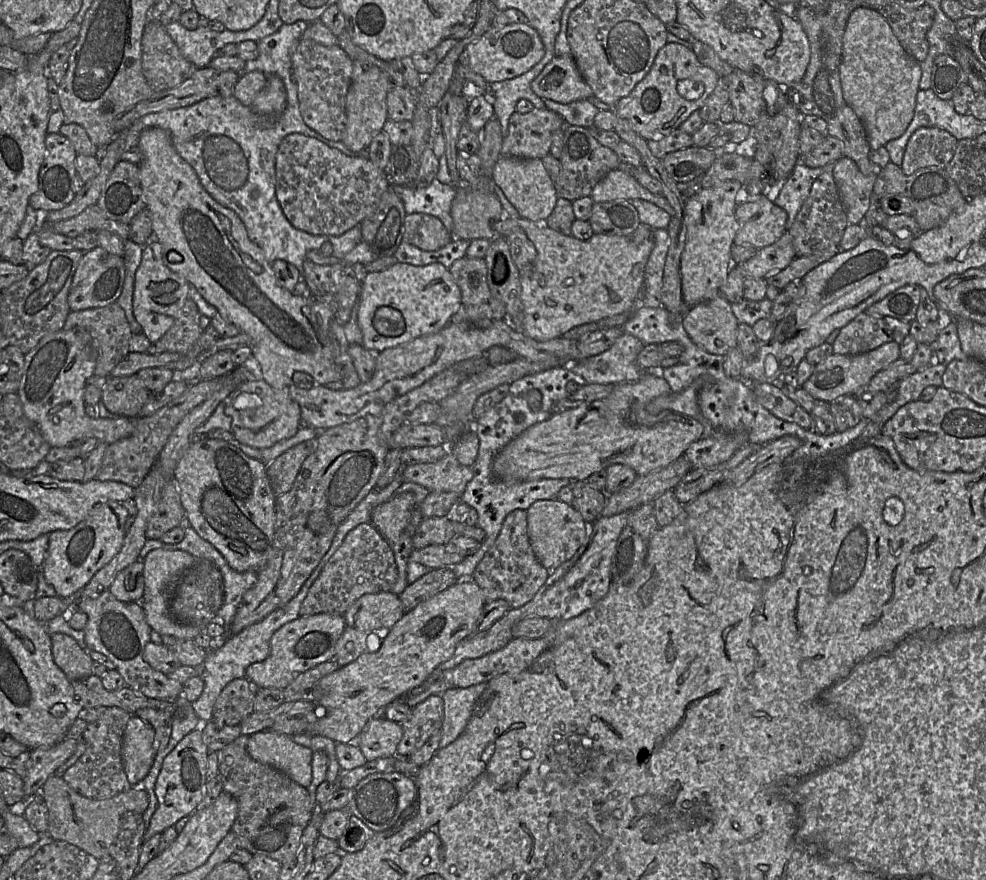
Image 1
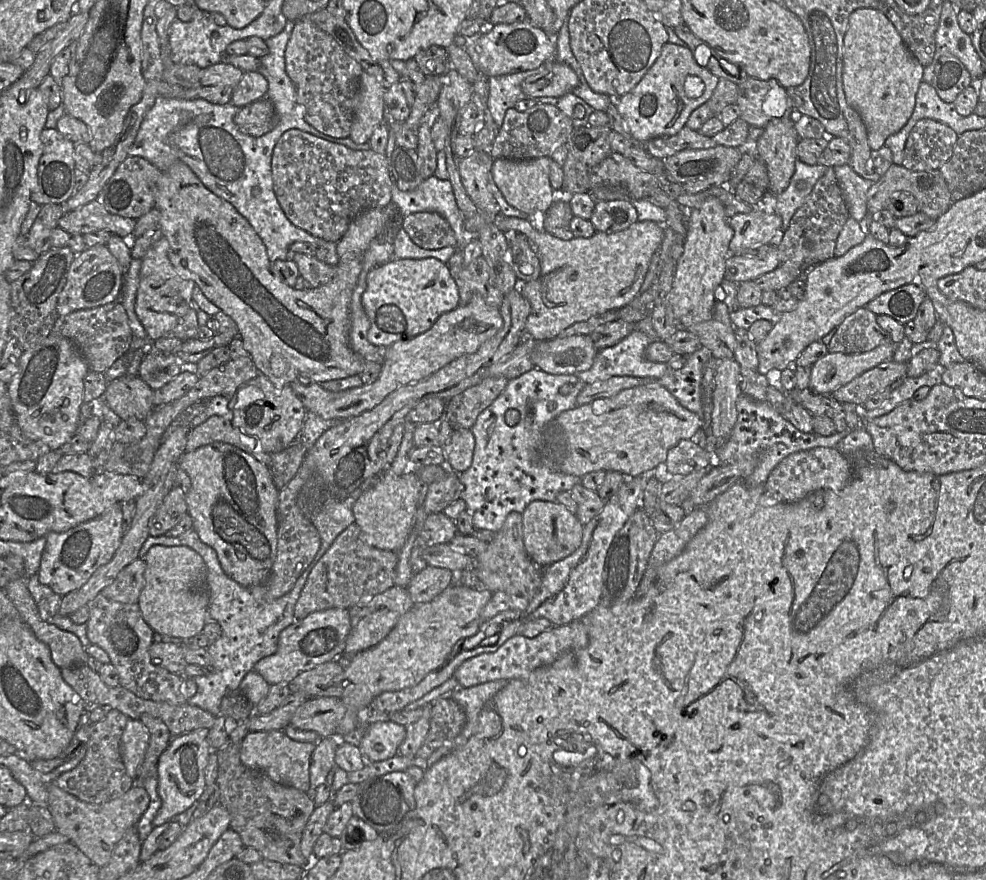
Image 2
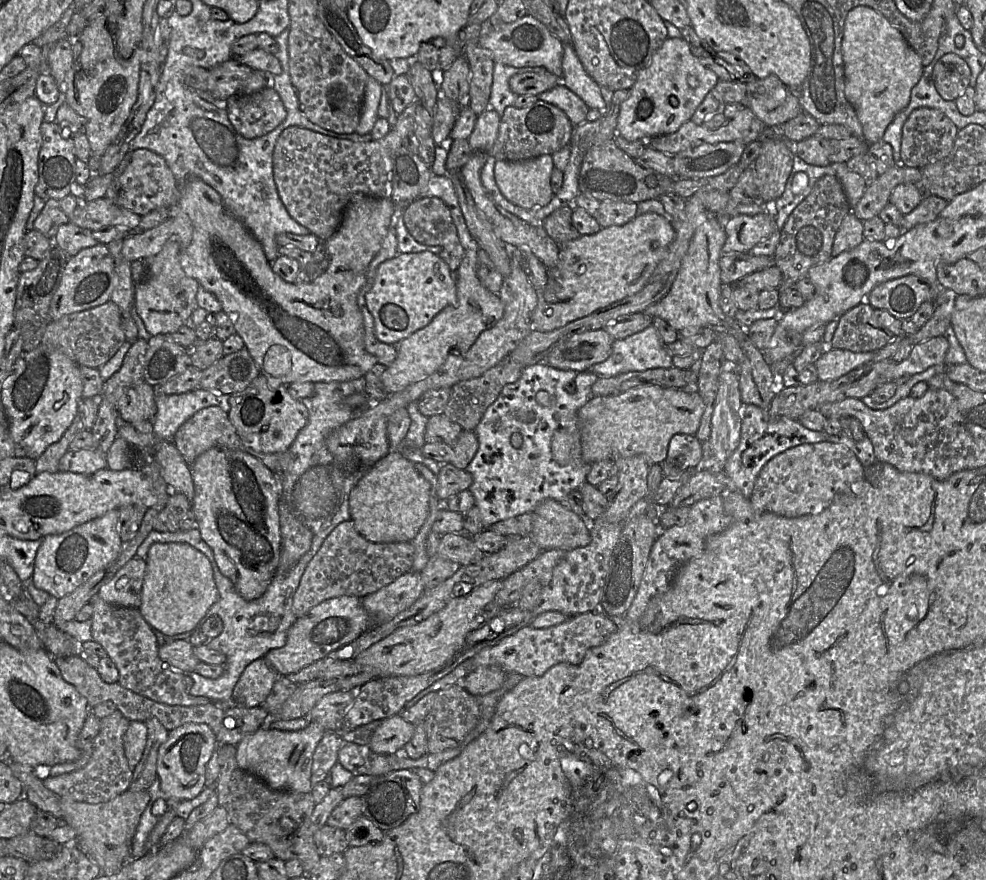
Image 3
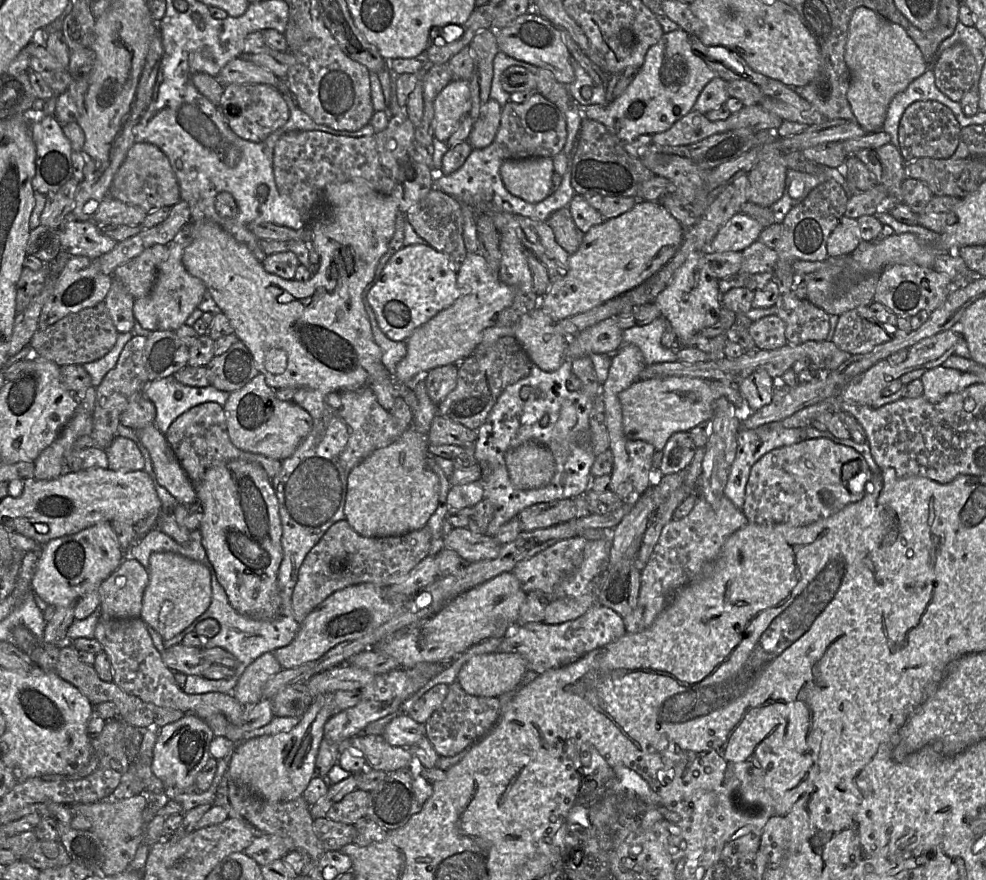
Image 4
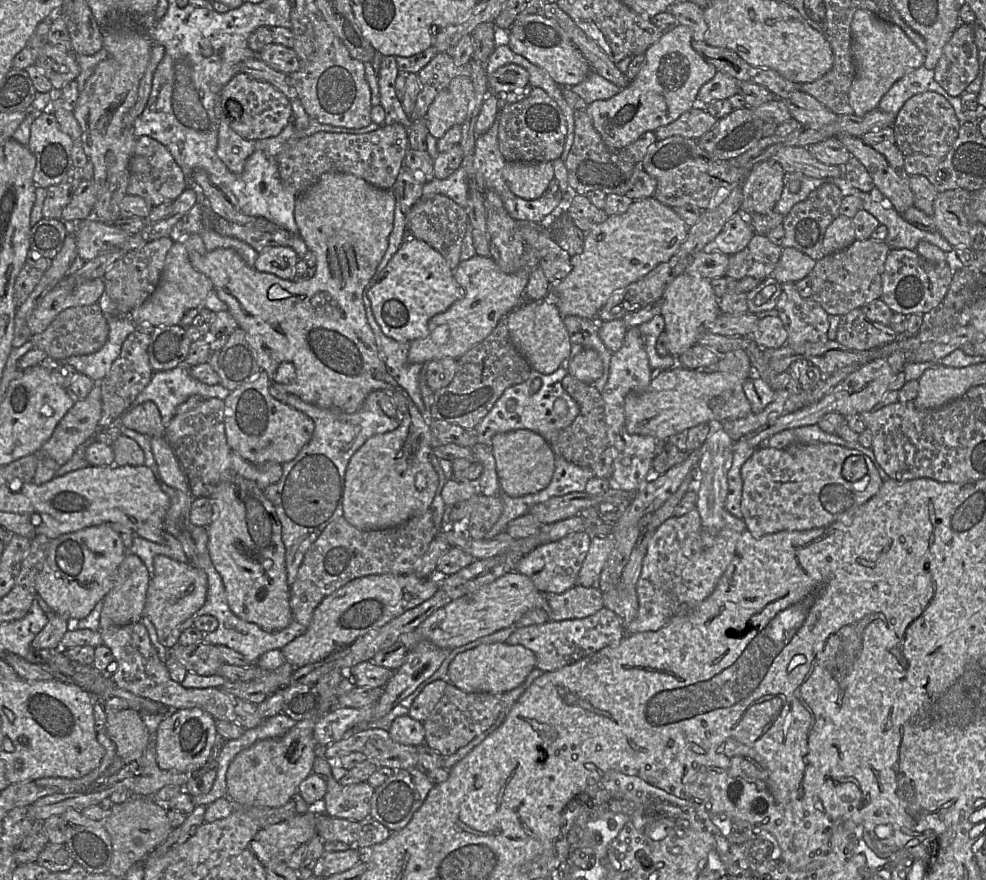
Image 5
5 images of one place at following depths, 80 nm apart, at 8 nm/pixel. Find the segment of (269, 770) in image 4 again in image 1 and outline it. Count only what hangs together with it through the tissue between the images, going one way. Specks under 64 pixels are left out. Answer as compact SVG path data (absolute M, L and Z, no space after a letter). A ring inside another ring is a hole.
M271 730L257 732L249 736L247 751L254 760L276 768L299 785L308 788L311 784L313 751L308 747L295 743L291 736Z

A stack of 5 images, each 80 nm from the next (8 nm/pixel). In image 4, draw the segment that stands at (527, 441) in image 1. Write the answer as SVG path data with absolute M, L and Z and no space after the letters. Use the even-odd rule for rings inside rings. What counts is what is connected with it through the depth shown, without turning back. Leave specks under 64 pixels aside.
M686 376L638 380L619 394L623 433L630 440L645 441L655 450L663 451L672 434L689 432L701 422L711 420L719 398L726 397L734 405L741 404L743 398L738 385L739 383L730 383L728 380Z

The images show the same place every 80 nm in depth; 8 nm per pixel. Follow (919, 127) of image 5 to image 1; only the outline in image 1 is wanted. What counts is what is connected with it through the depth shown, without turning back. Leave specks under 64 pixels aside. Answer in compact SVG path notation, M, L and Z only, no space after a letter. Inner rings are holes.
M921 127L909 138L901 168L911 175L925 167L942 167L952 160L958 140L946 130Z

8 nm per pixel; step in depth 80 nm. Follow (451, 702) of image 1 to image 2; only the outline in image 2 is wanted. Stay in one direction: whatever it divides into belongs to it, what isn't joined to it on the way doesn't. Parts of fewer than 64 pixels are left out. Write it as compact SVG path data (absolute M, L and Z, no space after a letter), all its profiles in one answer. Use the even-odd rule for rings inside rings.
M503 679L478 684L469 688L458 687L449 694L464 709L467 722L456 738L446 742L430 755L427 759L428 767L468 741L478 725L478 716L484 704L501 690L507 682L508 680Z

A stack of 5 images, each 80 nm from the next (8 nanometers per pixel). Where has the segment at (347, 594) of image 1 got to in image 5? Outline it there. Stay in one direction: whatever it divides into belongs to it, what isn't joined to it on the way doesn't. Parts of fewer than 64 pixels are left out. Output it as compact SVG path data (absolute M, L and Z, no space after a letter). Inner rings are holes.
M431 510L415 515L395 527L380 530L360 530L349 524L343 516L335 519L325 527L305 554L290 588L293 619L307 628L322 600L356 578L414 572L414 567L437 534Z

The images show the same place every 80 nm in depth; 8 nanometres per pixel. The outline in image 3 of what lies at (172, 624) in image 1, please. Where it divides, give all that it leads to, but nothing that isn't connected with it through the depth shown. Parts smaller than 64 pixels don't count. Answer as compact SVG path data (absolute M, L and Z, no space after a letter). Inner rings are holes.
M154 543L146 558L146 572L141 591L140 613L154 630L174 636L194 629L217 600L213 570L207 557L187 543Z

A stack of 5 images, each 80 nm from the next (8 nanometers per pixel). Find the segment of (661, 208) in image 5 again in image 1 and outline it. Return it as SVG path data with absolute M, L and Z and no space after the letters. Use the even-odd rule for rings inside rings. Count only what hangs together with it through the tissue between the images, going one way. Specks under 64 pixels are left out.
M504 216L495 225L499 236L505 237L514 227L520 227L533 243L537 256L528 272L521 272L521 303L523 319L521 331L536 341L548 341L563 336L574 327L633 310L641 295L645 267L653 249L653 237L635 243L630 236L594 234L589 240L562 235L543 223Z

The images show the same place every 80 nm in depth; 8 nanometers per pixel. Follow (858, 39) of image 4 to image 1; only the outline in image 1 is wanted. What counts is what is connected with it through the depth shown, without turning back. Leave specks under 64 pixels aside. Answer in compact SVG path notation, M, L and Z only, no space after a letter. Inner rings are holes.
M859 7L850 14L843 36L840 81L843 98L862 121L872 150L902 136L913 119L922 77L920 63L905 51L879 12Z

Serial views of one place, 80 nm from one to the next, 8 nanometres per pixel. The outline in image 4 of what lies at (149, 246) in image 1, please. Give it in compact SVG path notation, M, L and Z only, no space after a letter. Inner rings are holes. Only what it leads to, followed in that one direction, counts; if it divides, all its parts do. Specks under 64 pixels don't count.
M189 223L184 226L184 234L169 244L167 256L159 266L157 278L150 292L134 302L134 318L143 328L152 332L176 331L185 324L187 318L202 301L204 293L207 291L205 284L199 278L189 274L182 262L183 252L188 244Z

